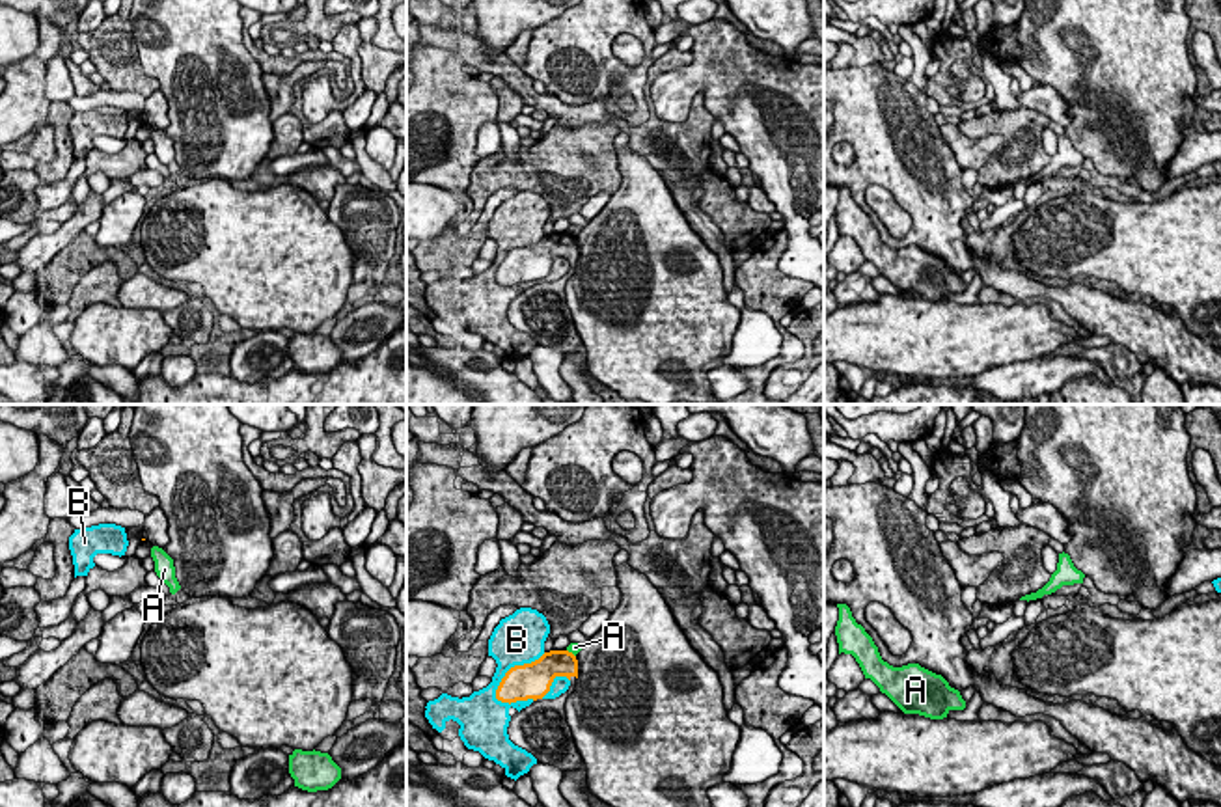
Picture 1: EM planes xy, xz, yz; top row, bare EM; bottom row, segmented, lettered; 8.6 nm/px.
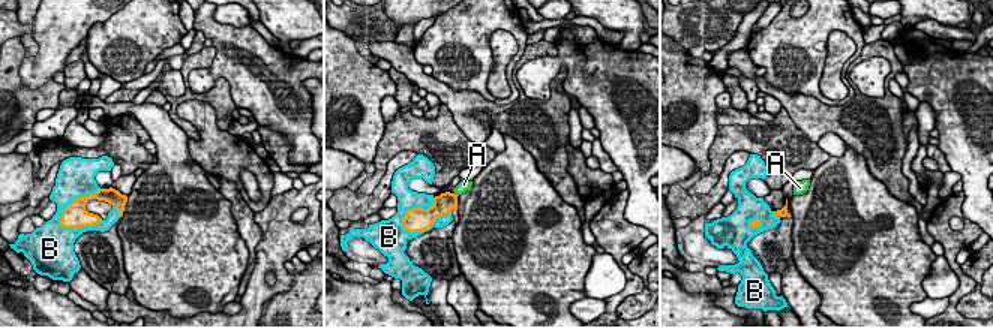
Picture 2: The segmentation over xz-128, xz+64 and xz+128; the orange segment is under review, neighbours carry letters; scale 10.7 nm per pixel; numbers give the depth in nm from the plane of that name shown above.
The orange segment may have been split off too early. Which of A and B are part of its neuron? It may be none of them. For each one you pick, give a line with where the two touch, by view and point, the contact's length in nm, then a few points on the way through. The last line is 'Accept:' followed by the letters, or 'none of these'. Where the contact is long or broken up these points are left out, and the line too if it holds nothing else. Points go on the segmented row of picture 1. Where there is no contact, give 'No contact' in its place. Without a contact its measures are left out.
Accept: none of these

